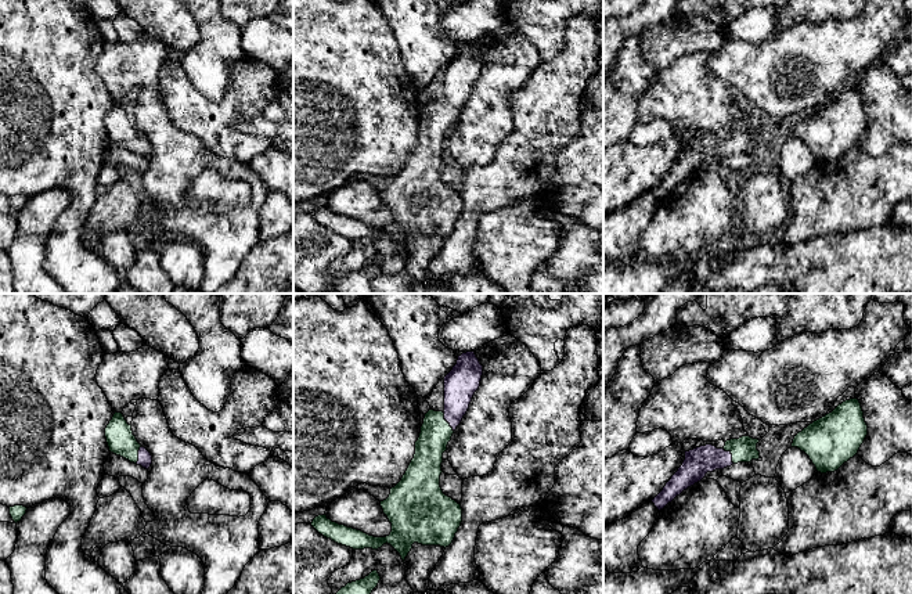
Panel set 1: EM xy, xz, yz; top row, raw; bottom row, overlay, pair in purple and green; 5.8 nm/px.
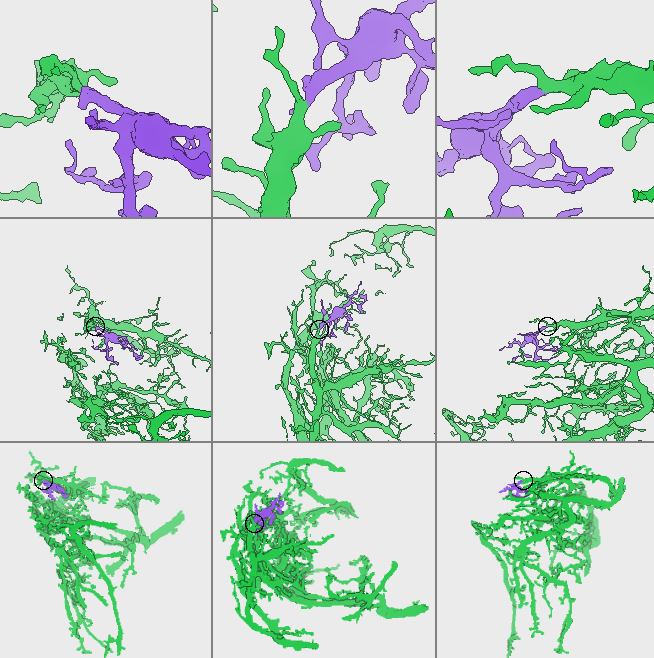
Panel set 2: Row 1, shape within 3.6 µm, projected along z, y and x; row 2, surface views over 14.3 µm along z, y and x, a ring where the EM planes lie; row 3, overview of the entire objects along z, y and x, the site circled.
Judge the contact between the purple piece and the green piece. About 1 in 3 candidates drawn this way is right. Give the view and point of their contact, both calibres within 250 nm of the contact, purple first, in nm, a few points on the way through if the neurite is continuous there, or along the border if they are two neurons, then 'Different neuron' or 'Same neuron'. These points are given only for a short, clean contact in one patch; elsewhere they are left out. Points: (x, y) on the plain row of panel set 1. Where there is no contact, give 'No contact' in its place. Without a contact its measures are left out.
Touches purple at xz (446, 110). Thickness 190 nm (purple) against 180 nm. Path across: xz (462, 71), (454, 101), (446, 110), (436, 122). Same neuron

